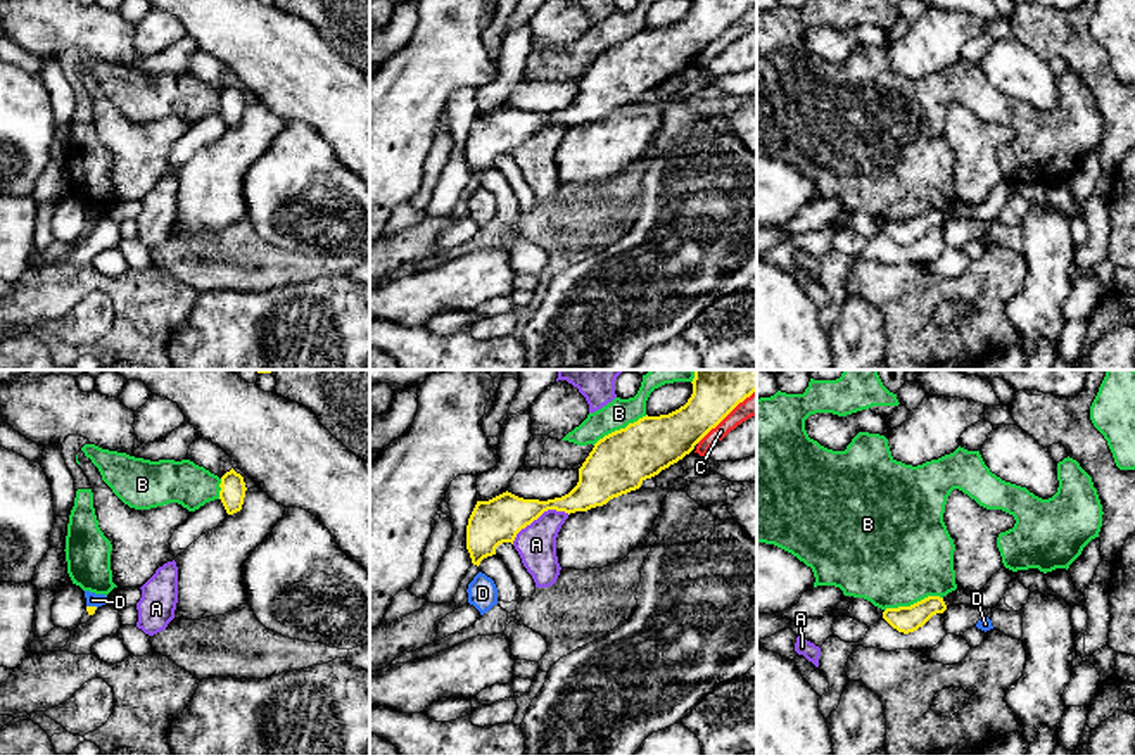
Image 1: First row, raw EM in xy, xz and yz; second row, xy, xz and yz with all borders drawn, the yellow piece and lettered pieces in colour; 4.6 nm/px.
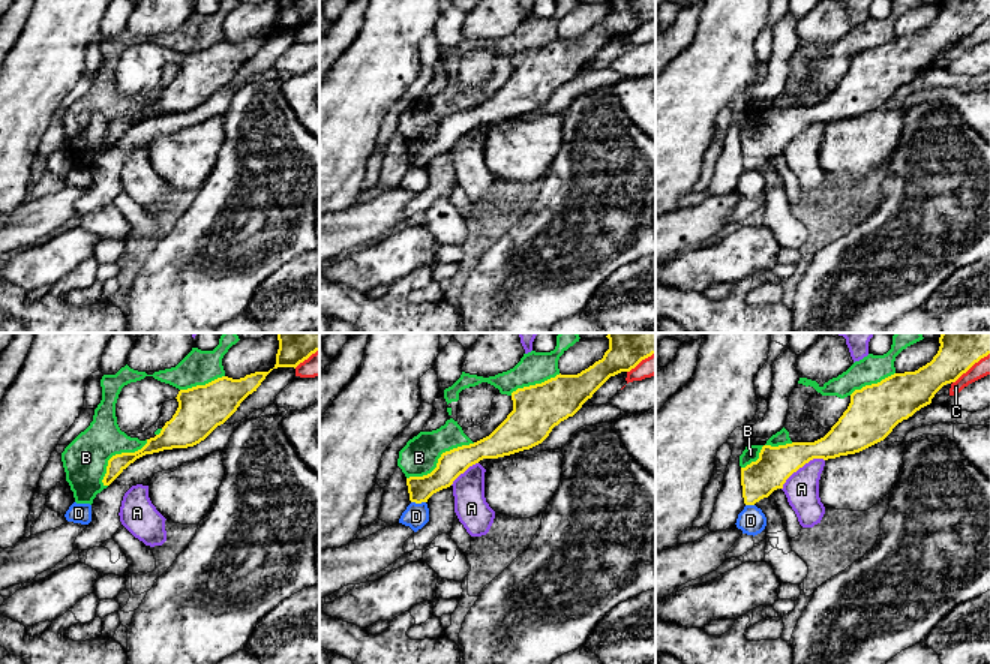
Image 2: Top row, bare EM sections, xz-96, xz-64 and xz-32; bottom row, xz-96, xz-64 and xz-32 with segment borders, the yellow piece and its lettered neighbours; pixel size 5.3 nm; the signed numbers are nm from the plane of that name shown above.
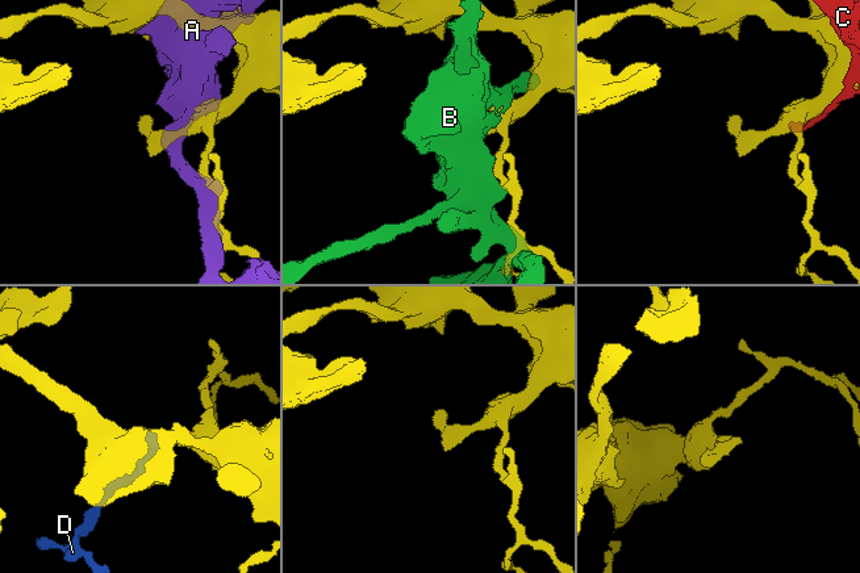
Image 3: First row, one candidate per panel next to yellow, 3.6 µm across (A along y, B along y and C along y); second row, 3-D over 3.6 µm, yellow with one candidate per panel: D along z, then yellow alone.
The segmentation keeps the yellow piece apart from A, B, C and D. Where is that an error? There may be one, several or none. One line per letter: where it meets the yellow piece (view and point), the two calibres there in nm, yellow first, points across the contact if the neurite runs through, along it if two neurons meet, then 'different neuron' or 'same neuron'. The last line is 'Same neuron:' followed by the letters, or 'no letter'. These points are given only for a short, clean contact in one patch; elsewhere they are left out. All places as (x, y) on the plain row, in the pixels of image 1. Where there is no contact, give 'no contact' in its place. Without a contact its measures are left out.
A: meets yellow in xz at (538, 130); 220 nm thick on the yellow side, 190 nm on the other; different neuron
B: meets yellow in yz at (914, 216); 130 nm thick on the yellow side, 500 nm on the other; different neuron
C: meets yellow in xz at (726, 28); 200 nm thick on the yellow side, 100 nm on the other; different neuron
D: meets yellow in xy at (92, 220); 40 nm thick on the yellow side, 60 nm on the other; border along xy (87, 218), (97, 220); different neuron
Same neuron: no letter

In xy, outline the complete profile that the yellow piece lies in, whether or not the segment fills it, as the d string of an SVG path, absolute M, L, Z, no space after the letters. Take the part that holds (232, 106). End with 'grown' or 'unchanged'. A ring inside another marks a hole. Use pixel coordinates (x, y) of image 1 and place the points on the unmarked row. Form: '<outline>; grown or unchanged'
M231 81L221 90L219 100L221 100L219 112L226 126L233 128L240 124L247 104L244 90Z; unchanged

